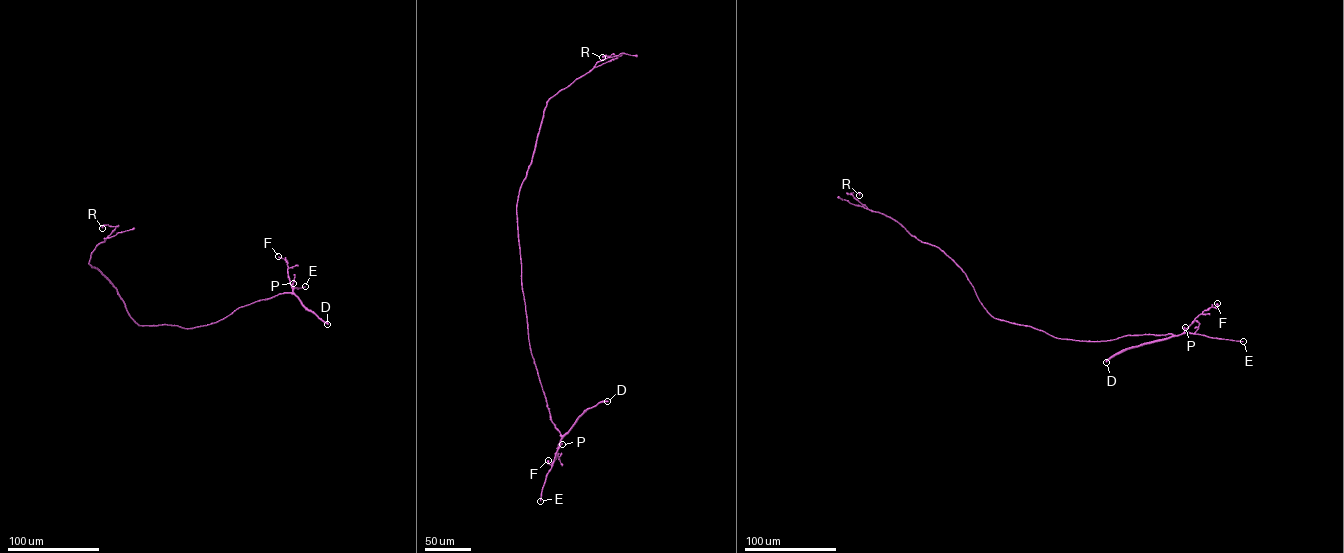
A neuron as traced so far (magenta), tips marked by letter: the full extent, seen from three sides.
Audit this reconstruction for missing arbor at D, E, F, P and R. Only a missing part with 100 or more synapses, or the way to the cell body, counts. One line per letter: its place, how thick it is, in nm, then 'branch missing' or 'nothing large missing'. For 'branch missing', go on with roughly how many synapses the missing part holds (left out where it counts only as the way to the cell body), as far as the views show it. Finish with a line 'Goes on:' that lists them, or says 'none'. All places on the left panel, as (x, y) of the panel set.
D: (327, 324) | 600 nm | nothing large missing
E: (305, 286) | 280 nm | branch missing | 170 syn
F: (278, 256) | 600 nm | nothing large missing
P: (293, 283) | 360 nm | nothing large missing
R: (102, 228) | 420 nm | nothing large missing
Goes on: E

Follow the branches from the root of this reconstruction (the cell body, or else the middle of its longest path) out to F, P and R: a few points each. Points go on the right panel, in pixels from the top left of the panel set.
F: (1031, 327), (1056, 338), (1083, 341), (1107, 341), (1128, 335), (1178, 336), (1204, 310), (1218, 306), (1217, 303)
P: (1031, 327), (1056, 338), (1098, 341), (1128, 335), (1178, 336), (1185, 327)
R: (1031, 327), (991, 316), (951, 258), (896, 221), (872, 211), (851, 193), (859, 195)

